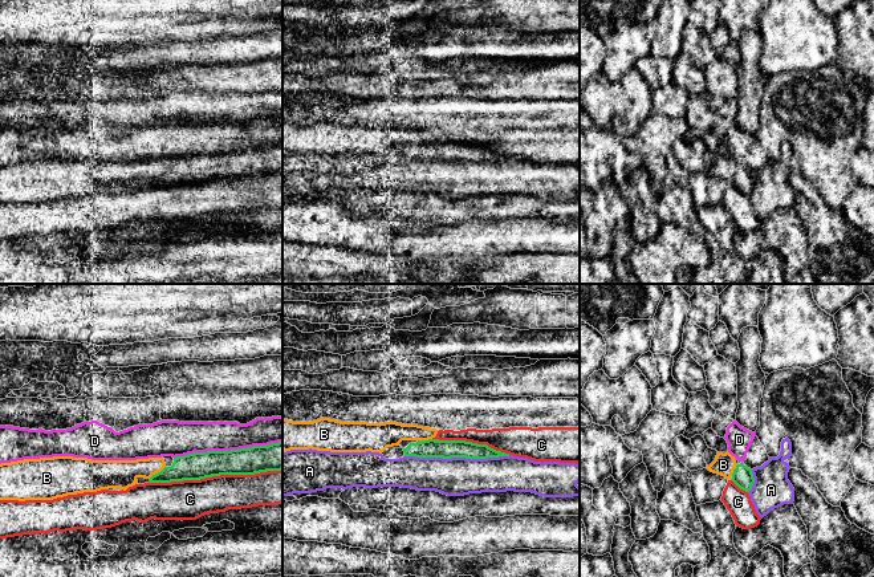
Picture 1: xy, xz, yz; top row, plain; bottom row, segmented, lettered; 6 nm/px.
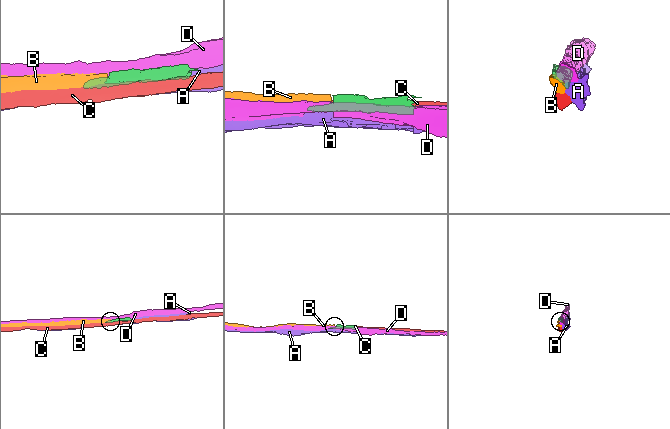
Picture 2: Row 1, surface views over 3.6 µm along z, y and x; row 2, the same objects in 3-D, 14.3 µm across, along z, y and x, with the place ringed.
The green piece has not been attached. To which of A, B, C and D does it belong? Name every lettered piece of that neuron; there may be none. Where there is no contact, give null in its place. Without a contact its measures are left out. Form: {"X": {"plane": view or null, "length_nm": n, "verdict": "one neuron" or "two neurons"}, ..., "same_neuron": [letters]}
{"A": {"plane": "xz", "length_nm": 650, "verdict": "two neurons"}, "B": {"plane": "xy", "length_nm": 130, "verdict": "one neuron"}, "C": {"plane": "xy", "length_nm": 800, "verdict": "two neurons"}, "D": {"plane": "xy", "length_nm": 650, "verdict": "two neurons"}, "same_neuron": ["B"]}

